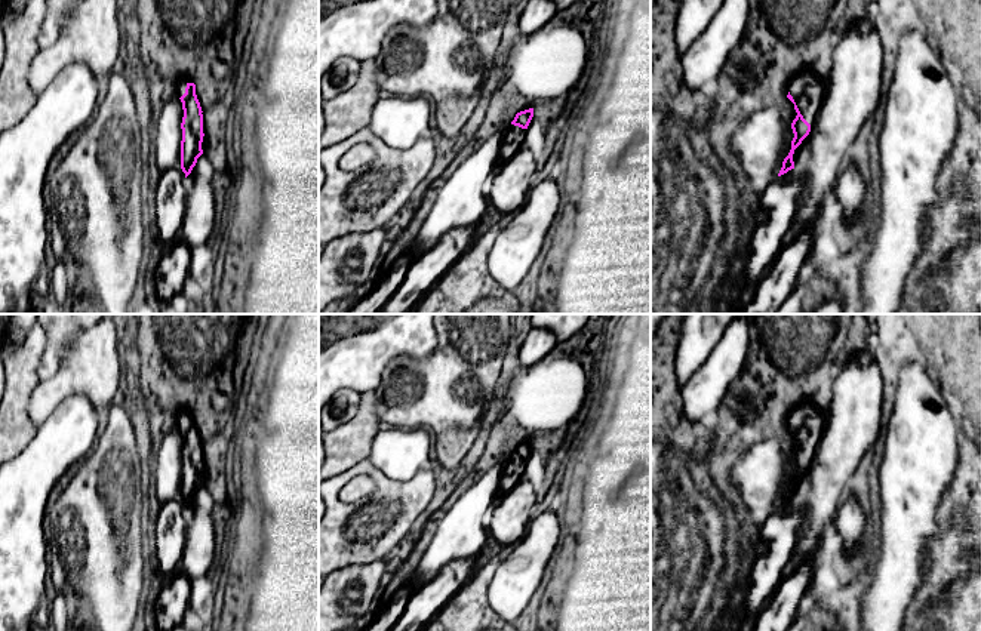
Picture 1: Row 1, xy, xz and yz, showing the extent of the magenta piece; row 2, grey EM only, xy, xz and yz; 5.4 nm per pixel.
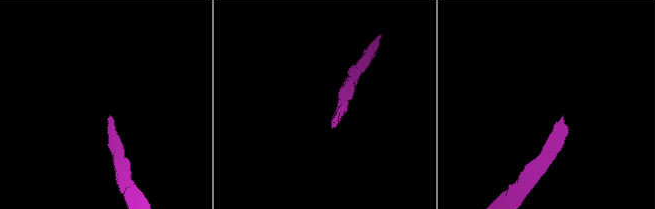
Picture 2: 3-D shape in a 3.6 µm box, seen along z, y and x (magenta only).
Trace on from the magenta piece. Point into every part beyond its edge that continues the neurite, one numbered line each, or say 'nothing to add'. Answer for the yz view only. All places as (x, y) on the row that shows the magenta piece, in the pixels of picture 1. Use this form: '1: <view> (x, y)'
1: yz (808, 89)

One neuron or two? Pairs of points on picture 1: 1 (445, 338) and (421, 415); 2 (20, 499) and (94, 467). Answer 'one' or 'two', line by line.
1: one
2: two

